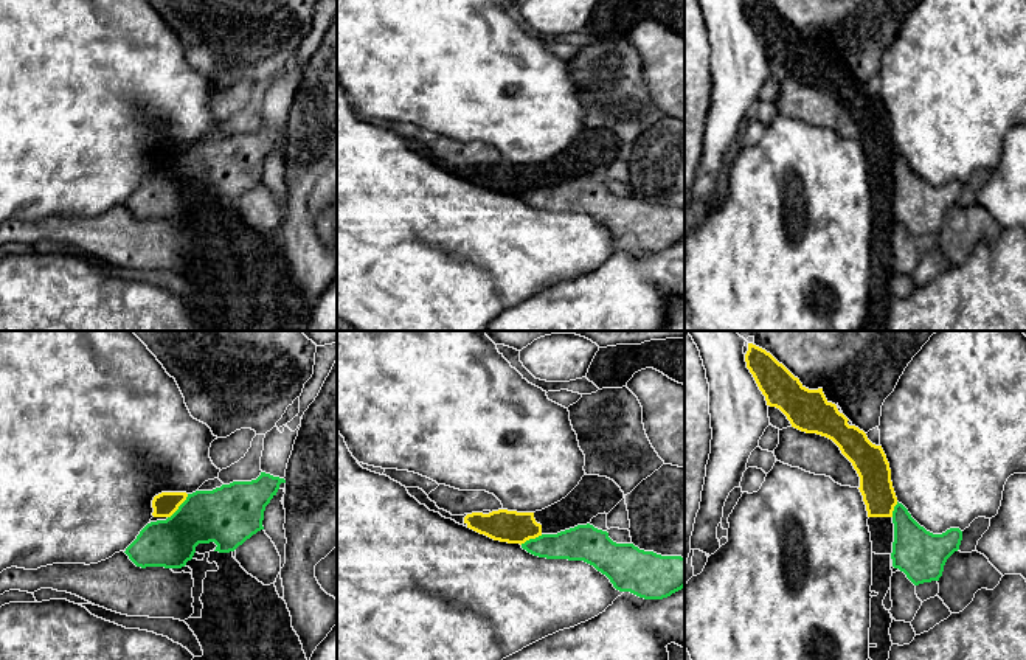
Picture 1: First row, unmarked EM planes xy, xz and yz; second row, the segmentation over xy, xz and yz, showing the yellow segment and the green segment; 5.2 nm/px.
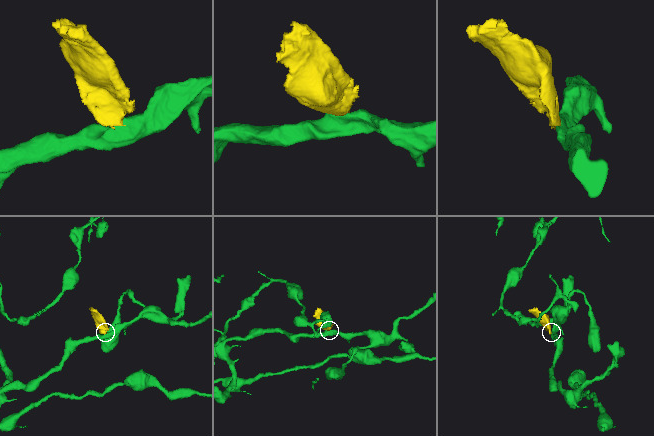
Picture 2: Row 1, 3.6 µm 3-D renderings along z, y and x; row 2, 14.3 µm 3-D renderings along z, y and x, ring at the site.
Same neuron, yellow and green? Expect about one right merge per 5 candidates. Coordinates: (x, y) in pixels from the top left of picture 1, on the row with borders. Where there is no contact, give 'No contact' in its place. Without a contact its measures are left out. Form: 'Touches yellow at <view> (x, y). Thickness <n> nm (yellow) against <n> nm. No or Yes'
Touches yellow at xy (179, 505). Thickness 120 nm (yellow) against 300 nm. No

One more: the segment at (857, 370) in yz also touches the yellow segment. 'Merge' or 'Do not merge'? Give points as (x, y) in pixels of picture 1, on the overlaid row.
Do not merge

